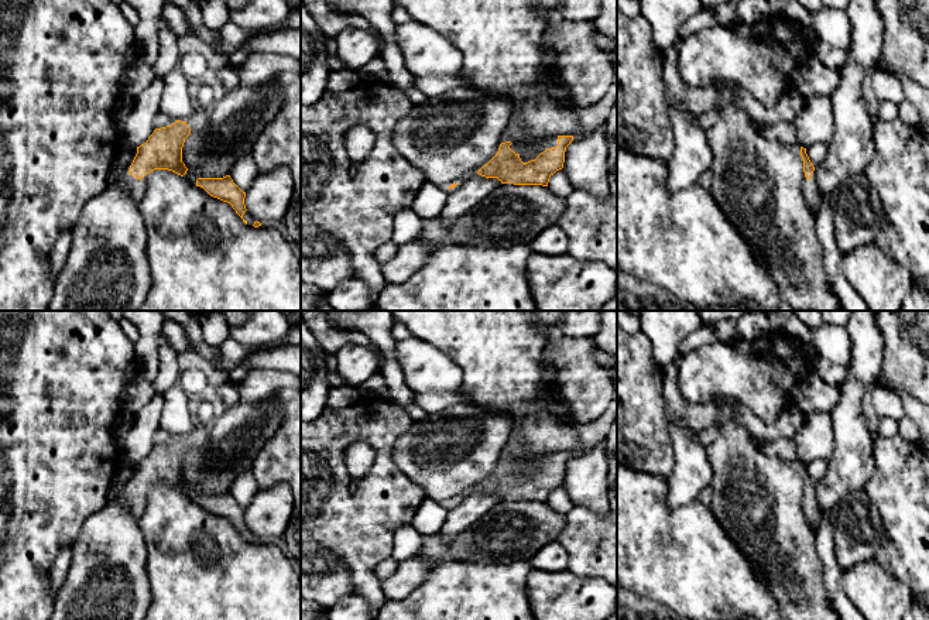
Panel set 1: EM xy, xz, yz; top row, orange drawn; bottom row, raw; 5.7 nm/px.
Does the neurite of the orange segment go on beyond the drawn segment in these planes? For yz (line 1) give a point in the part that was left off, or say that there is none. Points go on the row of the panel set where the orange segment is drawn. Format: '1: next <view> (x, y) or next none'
1: next none

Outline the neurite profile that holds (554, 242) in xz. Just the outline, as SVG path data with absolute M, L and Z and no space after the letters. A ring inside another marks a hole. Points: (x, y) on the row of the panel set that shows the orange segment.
M552 225L541 232L528 246L532 253L561 256L568 253L568 236L558 225Z

